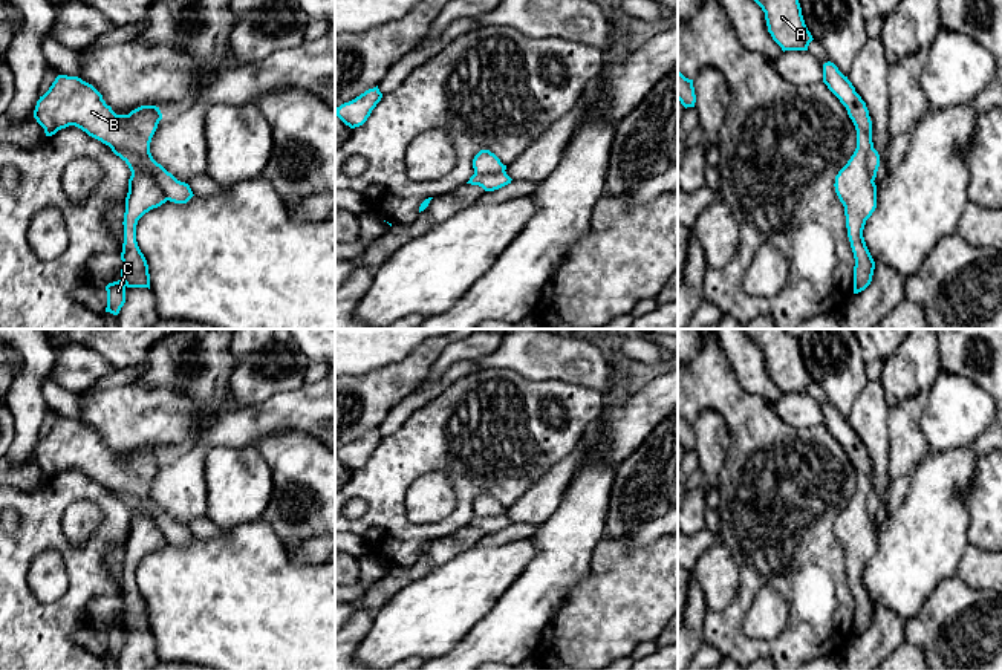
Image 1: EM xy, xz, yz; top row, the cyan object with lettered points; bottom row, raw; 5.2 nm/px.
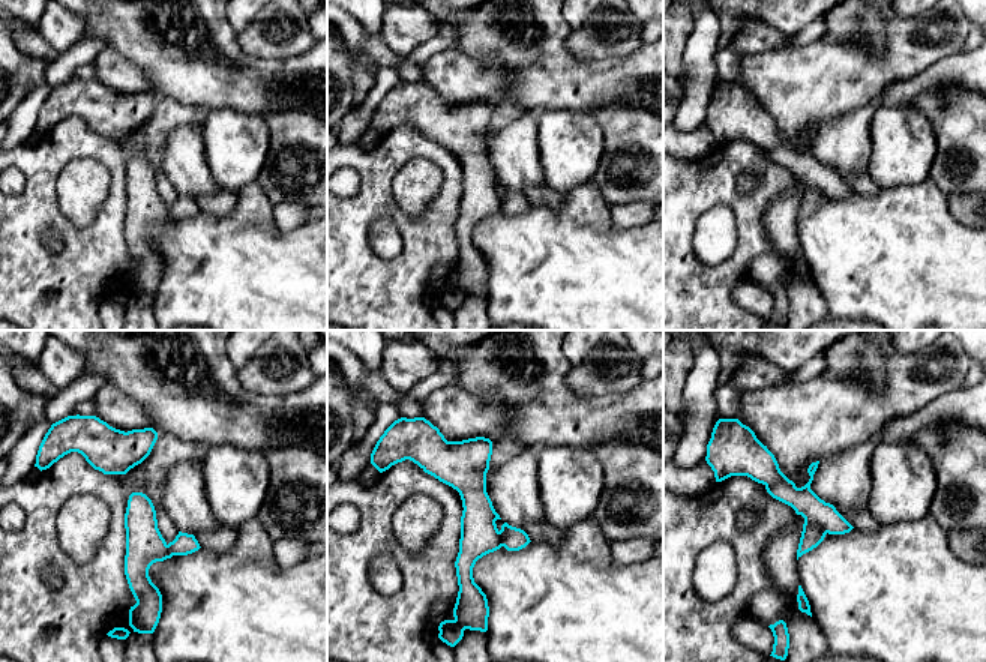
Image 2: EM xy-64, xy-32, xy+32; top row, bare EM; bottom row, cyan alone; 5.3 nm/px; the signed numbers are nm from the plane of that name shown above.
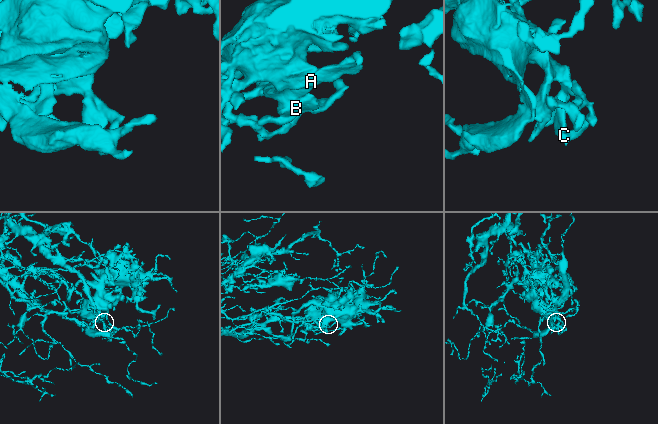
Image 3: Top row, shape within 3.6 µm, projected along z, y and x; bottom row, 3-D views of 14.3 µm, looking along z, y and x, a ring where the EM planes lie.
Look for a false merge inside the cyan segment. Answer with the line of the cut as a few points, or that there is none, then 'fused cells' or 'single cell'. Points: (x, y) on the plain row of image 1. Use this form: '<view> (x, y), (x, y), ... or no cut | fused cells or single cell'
xy (132, 514), (147, 514), (167, 542) | fused cells

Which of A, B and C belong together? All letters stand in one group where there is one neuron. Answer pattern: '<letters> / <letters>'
A B / C

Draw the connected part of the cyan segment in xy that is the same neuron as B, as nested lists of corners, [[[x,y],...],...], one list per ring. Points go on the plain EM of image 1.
[[[58,418],[37,444],[34,460],[46,479],[75,468],[106,488],[153,502],[150,485],[162,456],[156,448],[141,448],[129,457],[116,457],[92,427],[78,419]]]

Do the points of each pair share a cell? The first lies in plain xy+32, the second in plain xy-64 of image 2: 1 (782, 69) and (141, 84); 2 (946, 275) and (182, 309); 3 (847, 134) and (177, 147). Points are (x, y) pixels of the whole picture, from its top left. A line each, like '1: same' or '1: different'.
1: same
2: same
3: same

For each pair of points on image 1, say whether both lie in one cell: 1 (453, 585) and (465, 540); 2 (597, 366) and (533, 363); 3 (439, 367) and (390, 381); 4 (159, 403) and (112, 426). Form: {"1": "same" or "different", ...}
{"1": "different", "2": "same", "3": "different", "4": "same"}

